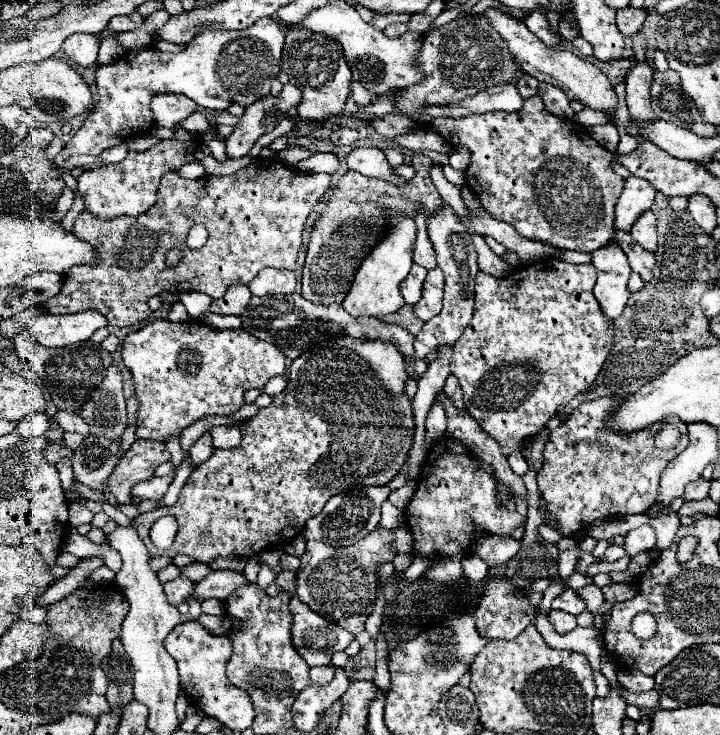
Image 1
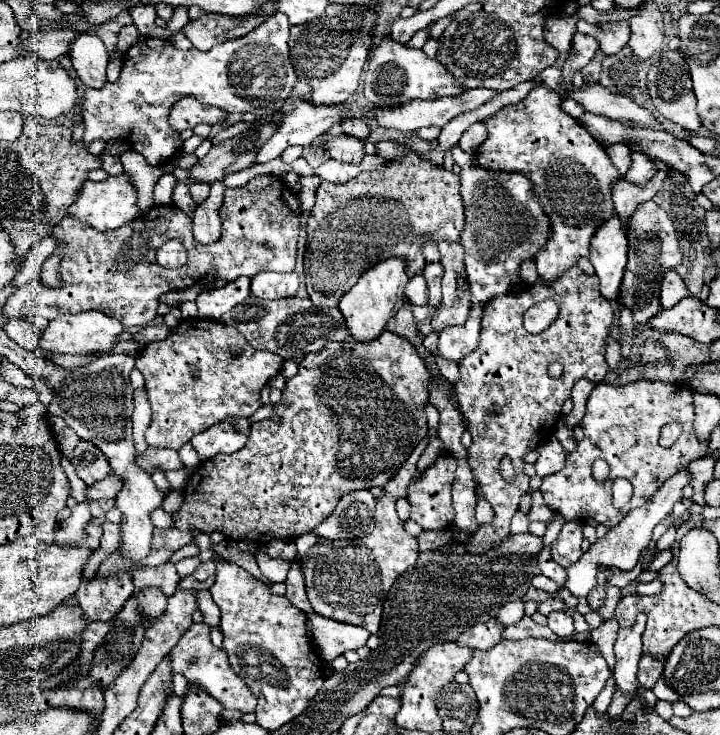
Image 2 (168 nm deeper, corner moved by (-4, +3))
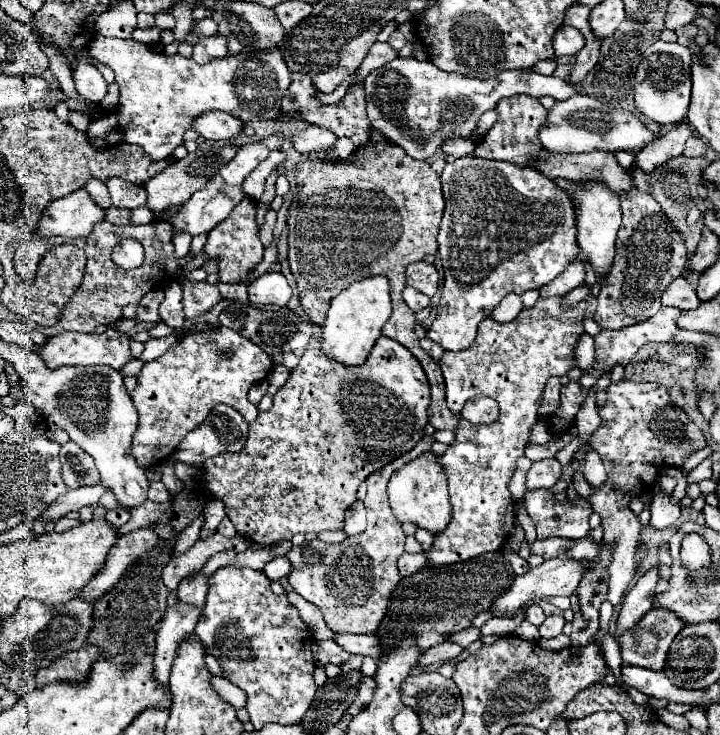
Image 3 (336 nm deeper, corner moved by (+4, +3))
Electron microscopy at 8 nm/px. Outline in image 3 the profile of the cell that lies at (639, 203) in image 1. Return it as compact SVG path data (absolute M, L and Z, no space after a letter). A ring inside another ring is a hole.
M687 121L681 123L681 127L661 135L659 141L655 141L655 145L647 145L645 149L641 149L635 155L635 167L641 169L643 173L651 173L653 169L661 167L663 163L667 163L673 157L679 157L683 153L685 141L691 137L691 131L687 127Z

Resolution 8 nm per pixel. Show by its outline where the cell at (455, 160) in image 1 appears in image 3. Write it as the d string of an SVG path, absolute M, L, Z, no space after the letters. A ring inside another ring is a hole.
M491 109L491 111L487 111L481 119L479 119L479 125L475 127L475 133L471 135L471 137L481 137L481 135L485 135L491 127L493 127L493 123L495 123L495 117L497 117L497 113Z

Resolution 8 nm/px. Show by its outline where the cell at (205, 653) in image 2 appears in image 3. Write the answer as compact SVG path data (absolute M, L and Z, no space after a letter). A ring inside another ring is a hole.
M211 675L209 683L215 689L215 693L219 693L219 697L223 697L223 701L231 703L235 709L243 709L245 707L247 695L237 685L231 685L231 681L227 681L227 677Z

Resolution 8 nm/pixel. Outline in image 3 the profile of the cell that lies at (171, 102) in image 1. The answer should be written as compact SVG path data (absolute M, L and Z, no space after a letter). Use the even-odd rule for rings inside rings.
M207 111L193 119L191 129L197 131L199 135L203 135L205 139L225 141L225 139L233 139L243 129L243 123L229 113Z

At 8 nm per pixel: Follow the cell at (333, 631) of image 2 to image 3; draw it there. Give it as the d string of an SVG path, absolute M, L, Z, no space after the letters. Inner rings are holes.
M335 633L333 641L341 645L349 653L359 653L359 655L371 655L377 659L381 655L379 651L379 641L375 635L359 635L359 633Z

